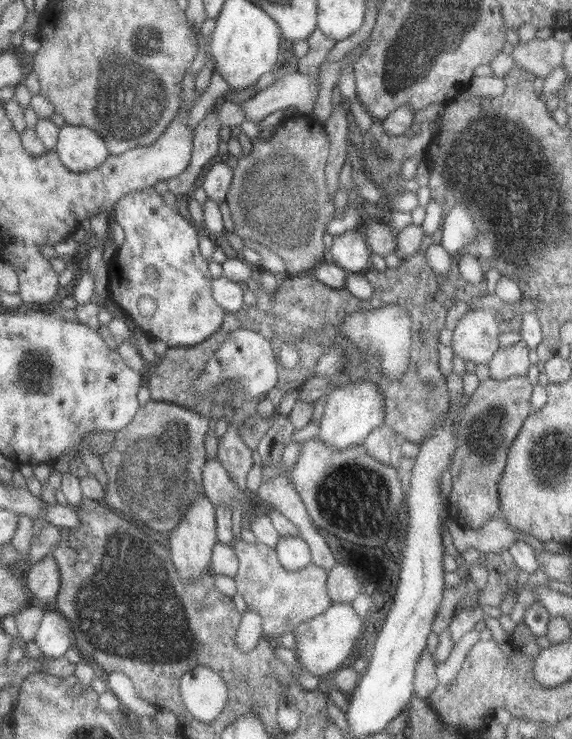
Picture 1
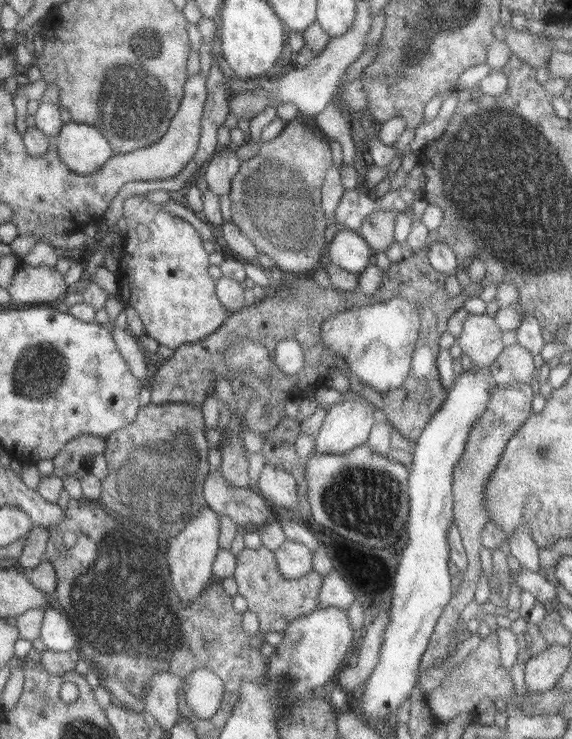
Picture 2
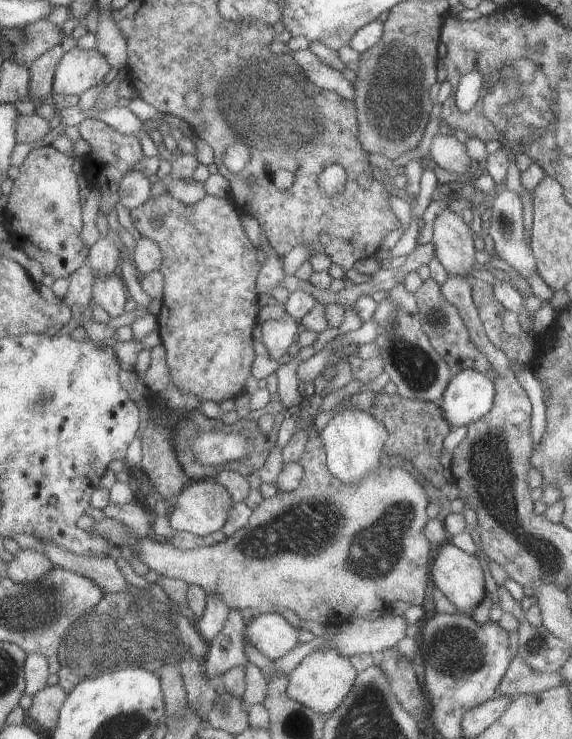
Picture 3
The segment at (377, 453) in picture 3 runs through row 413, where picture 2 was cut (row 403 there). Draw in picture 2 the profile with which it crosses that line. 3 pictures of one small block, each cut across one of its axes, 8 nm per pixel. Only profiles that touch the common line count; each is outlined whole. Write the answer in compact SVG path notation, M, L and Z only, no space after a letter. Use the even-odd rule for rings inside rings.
M352 391L350 395L346 393L342 401L327 407L323 423L314 437L315 451L317 454L346 454L354 450L357 446L364 445L369 437L371 428L374 426L374 412L376 408Z

